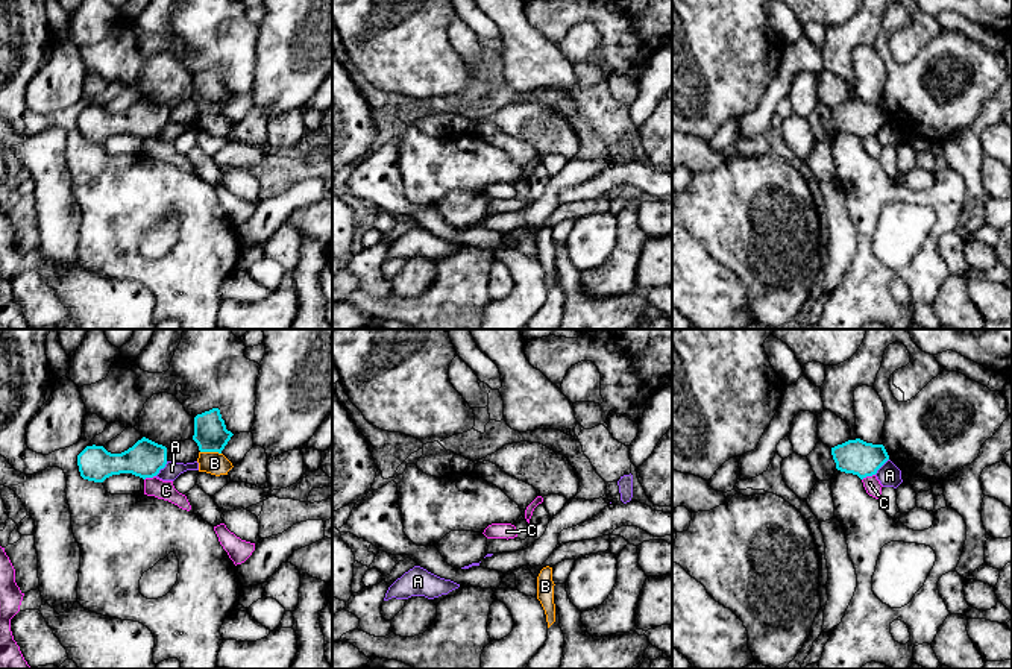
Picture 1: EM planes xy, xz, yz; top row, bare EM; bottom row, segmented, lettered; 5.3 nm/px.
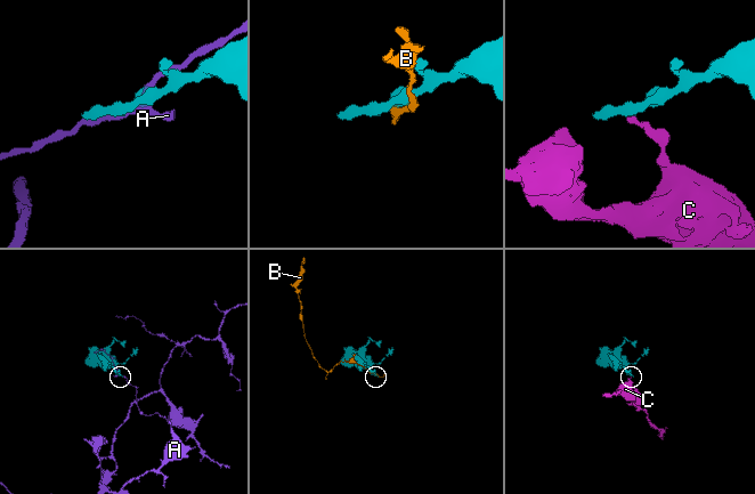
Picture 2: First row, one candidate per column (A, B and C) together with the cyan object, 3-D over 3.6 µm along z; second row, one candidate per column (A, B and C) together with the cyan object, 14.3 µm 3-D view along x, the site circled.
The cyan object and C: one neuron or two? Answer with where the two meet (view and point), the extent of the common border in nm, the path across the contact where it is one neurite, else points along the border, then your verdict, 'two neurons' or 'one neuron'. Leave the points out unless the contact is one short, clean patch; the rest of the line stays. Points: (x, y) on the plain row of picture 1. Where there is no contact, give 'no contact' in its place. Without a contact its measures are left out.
yz (868, 135) | 80 nm | along yz (874, 134), (862, 140) | two neurons

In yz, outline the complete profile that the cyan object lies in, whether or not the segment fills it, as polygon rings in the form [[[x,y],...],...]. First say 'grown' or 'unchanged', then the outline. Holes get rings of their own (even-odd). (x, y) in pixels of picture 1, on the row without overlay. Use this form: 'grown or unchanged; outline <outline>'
unchanged; outline [[[860,99],[831,108],[831,115],[838,130],[857,135],[860,140],[875,135],[889,120],[883,105],[866,103]]]

